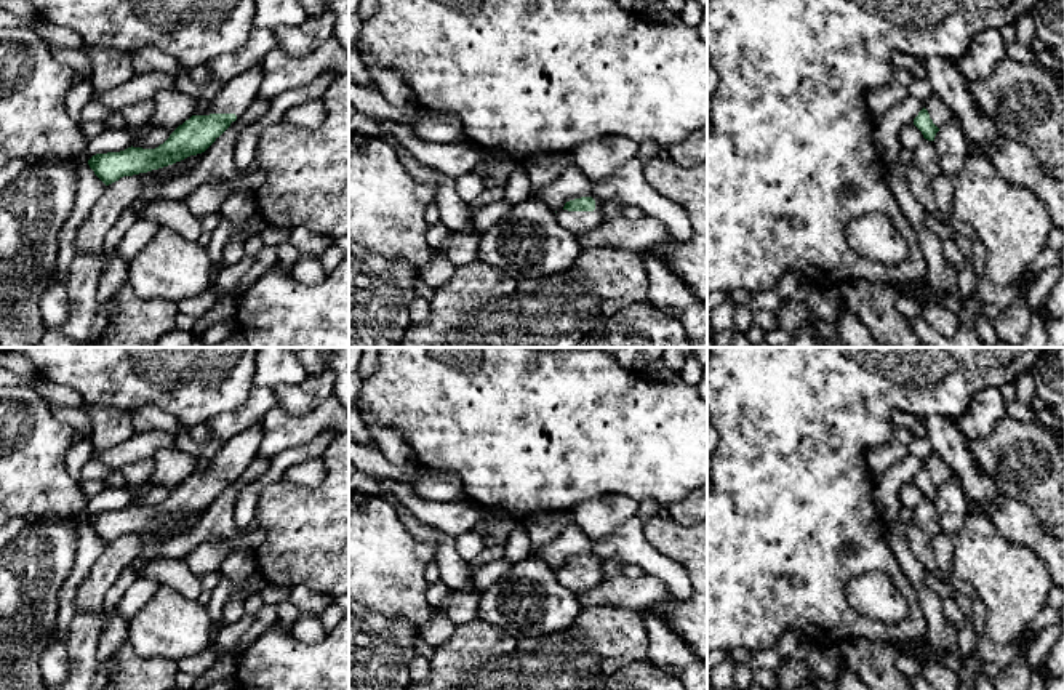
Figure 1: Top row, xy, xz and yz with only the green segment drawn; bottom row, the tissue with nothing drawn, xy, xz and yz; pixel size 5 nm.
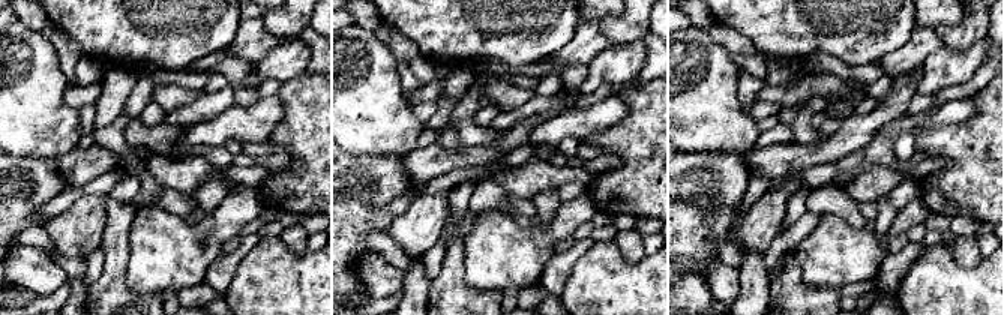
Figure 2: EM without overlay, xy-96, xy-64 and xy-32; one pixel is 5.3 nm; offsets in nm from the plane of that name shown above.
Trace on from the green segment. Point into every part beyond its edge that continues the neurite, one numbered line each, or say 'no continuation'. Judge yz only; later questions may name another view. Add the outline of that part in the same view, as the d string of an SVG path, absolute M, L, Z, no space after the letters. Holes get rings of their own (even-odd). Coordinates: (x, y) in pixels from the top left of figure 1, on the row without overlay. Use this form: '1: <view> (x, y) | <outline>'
1: yz (940, 471) | M931 451L925 459L925 467L930 472L933 482L941 487L952 477L950 467L934 453Z

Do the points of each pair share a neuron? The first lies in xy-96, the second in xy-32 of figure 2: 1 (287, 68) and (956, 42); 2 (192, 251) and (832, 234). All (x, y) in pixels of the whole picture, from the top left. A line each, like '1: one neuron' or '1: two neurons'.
1: two neurons
2: one neuron

